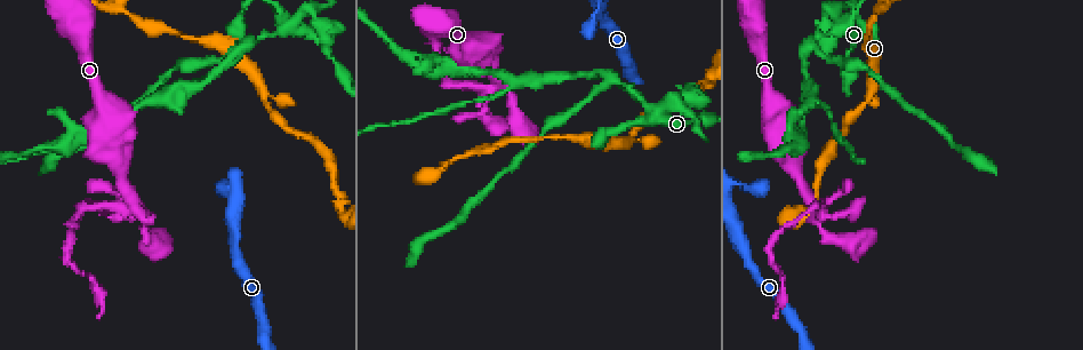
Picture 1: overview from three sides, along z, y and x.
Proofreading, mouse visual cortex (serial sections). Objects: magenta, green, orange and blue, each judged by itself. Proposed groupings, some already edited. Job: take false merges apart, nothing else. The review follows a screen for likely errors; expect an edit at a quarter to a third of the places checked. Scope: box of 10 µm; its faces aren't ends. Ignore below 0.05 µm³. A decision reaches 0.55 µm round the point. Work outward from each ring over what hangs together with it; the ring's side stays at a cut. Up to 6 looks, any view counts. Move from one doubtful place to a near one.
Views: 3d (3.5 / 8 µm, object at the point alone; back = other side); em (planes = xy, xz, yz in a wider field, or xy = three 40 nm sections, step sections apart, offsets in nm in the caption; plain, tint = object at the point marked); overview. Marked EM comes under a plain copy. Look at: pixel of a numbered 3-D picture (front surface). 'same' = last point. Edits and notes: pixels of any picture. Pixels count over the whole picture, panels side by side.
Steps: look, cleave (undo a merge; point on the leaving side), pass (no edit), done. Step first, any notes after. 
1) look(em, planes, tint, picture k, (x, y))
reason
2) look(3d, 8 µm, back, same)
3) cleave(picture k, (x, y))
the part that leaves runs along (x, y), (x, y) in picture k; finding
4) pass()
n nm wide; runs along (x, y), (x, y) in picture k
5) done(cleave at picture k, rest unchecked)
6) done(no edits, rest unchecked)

look(3d, 8 µm, picture 1, (224, 189))
calibre changes

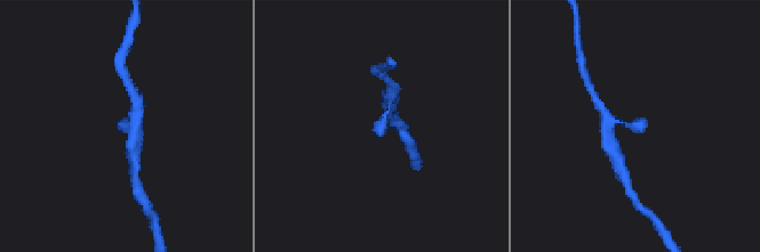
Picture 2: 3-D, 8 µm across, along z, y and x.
look(3d, 3.5 µm, same)

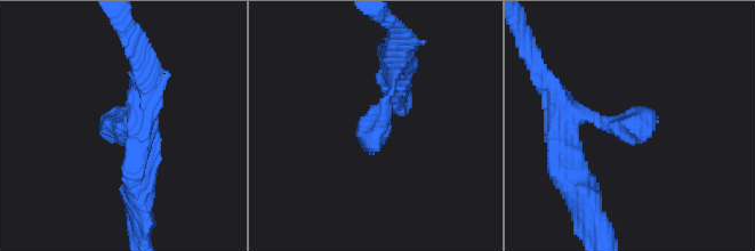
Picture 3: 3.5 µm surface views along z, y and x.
look(em, planes, tint, picture 3, (122, 125))

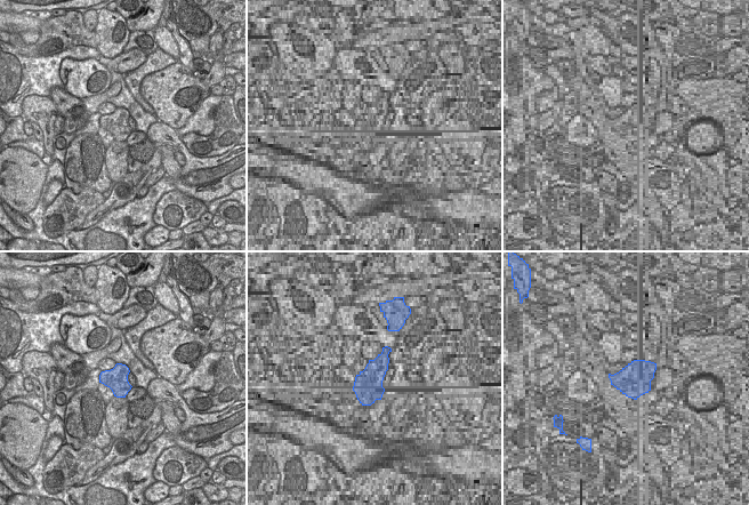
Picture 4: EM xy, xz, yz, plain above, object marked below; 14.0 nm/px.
pass()
runs along (563, 128), (653, 111) in picture 3; all the same cell

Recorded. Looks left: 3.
look(3d, 3.5 µm, picture 1, (869, 93))
a fork

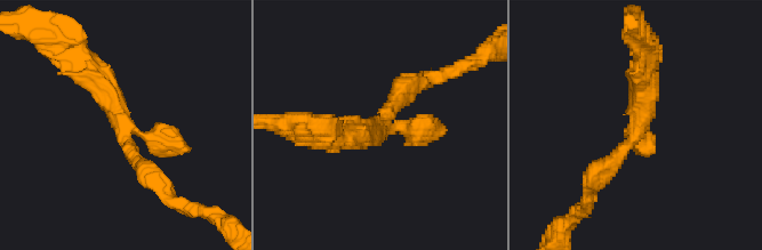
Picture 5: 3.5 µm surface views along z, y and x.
look(em, xy, step 3, tint, picture 5, (122, 128))

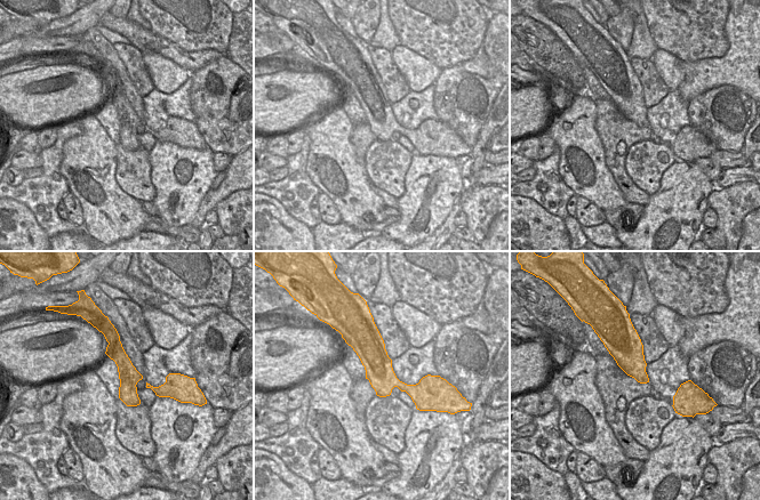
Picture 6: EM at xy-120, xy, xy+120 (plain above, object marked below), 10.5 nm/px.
pass()
runs along (351, 341), (401, 386), (431, 386) in picture 6; continuous, no second cell

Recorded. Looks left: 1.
done(no edits, rest unchecked)

